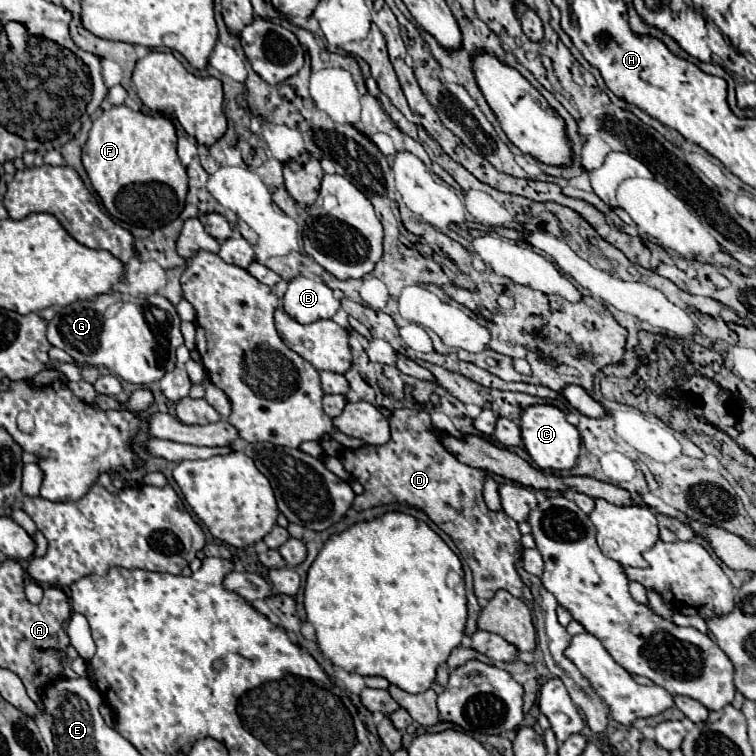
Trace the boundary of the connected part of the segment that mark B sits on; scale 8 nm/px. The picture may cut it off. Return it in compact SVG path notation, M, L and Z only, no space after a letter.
M294 277L284 295L284 311L298 323L330 319L340 309L340 301L320 277Z

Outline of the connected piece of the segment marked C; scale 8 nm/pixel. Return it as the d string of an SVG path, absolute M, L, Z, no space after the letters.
M530 405L520 415L520 427L522 427L522 443L532 457L532 461L540 469L552 469L552 471L564 471L572 469L576 465L576 459L580 455L580 433L574 425L566 421L566 415L554 407L554 405Z

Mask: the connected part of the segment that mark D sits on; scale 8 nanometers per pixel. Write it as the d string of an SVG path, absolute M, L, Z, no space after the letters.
M394 409L388 417L392 437L386 445L380 445L380 447L366 445L366 447L358 447L358 449L342 449L340 451L344 469L364 487L364 493L354 497L352 509L362 511L368 507L388 505L394 501L418 507L446 535L450 535L450 539L456 543L456 547L460 549L464 559L470 559L466 563L474 573L474 593L478 599L492 599L496 595L496 591L500 591L500 589L510 591L514 597L522 597L524 583L520 581L520 575L514 569L514 561L518 559L518 553L520 553L520 531L518 531L516 521L510 521L510 517L506 517L506 513L502 513L502 511L488 509L488 505L482 499L482 485L486 479L486 471L468 467L468 465L460 463L454 455L450 455L442 447L434 425L426 423L426 419L430 419L430 417L424 411Z

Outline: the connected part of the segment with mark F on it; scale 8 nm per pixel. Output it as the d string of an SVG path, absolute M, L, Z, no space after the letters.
M116 105L104 111L90 129L90 137L84 145L82 163L92 181L92 187L100 195L102 203L110 211L112 219L122 225L138 225L148 229L164 227L174 221L182 209L188 191L188 175L176 153L176 131L168 117L152 117L142 111L132 111L126 105Z

